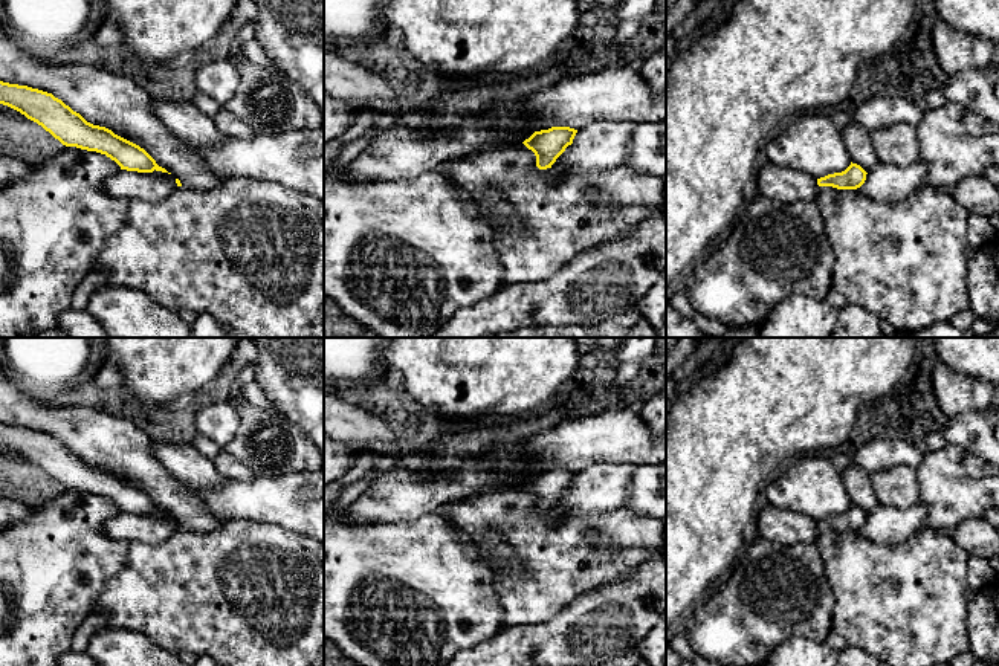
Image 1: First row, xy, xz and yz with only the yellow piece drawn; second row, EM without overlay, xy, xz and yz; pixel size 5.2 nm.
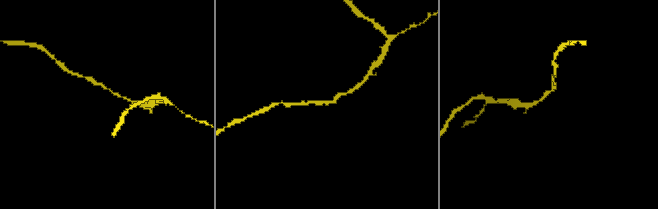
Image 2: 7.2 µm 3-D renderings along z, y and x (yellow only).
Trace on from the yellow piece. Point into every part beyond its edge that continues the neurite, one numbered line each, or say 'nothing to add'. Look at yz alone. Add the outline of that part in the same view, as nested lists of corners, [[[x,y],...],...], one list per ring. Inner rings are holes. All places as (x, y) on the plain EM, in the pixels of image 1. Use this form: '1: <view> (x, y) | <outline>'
nothing to add

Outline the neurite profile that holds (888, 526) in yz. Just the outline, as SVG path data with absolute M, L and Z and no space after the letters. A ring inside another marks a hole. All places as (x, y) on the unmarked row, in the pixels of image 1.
M917 503L909 509L895 509L883 504L868 513L865 525L857 530L881 545L897 545L917 533L929 513L926 504Z

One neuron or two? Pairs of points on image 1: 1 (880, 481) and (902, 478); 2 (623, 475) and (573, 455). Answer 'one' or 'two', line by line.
1: one
2: two

